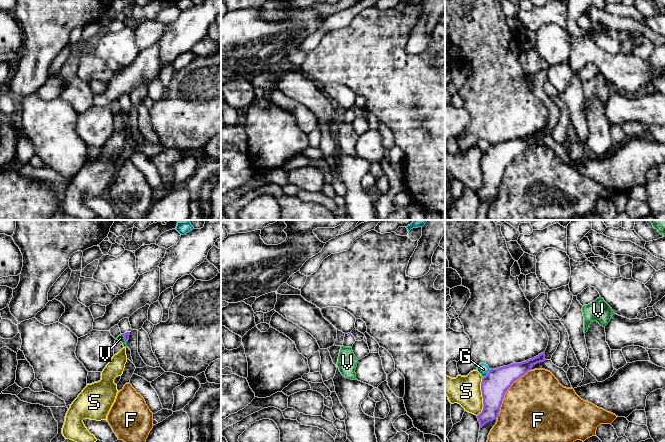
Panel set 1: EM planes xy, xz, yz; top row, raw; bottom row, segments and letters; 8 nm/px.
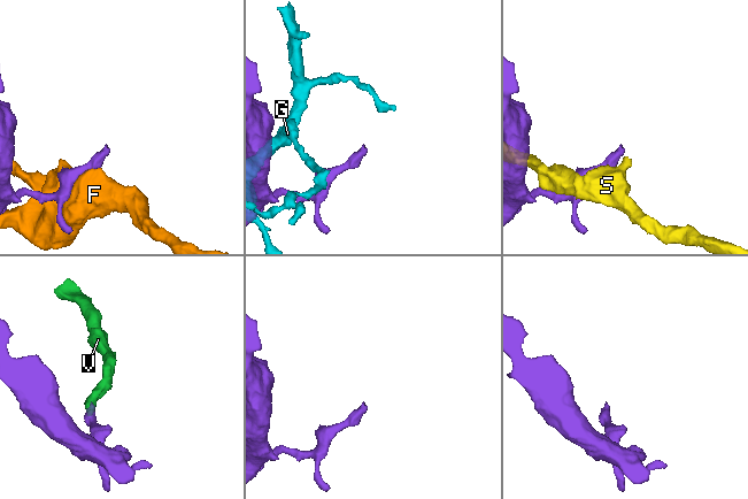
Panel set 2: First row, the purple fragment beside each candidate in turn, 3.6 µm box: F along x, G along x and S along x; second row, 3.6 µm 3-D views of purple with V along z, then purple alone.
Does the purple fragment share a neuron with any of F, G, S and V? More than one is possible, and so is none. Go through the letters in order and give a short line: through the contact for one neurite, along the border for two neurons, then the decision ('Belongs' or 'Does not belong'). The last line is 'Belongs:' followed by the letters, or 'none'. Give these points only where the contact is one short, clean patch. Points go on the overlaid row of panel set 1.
F: Does not belong
G: Line: yz (490, 369), (483, 377). Does not belong
S: Does not belong
V: Line: xy (122, 334), (126, 342). Does not belong
Belongs: none

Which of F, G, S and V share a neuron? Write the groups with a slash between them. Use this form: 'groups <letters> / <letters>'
groups F / G / S V

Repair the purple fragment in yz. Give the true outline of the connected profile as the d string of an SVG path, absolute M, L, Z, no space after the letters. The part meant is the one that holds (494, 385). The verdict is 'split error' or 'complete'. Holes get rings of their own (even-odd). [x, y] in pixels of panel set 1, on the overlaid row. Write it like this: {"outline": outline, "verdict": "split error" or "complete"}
{"outline": "M545 351L521 363L513 363L497 369L490 369L481 382L484 406L482 412L477 415L480 428L499 416L504 395L512 384L530 371L535 364L544 361L546 361Z", "verdict": "complete"}

